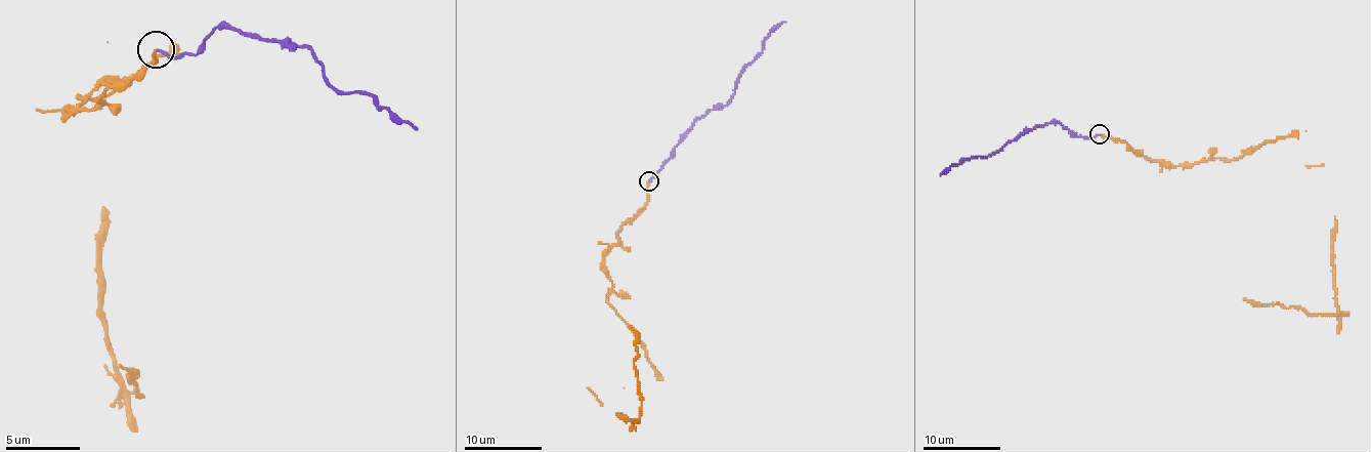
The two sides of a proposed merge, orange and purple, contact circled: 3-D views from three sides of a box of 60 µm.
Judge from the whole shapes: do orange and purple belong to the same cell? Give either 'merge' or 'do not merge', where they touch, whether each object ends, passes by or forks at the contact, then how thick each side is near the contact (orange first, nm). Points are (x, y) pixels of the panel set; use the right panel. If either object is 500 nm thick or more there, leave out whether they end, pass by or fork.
do not merge; at (1099, 134); orange ends there; purple ends there; 200 nm thick on the orange side, 170 nm on the other

